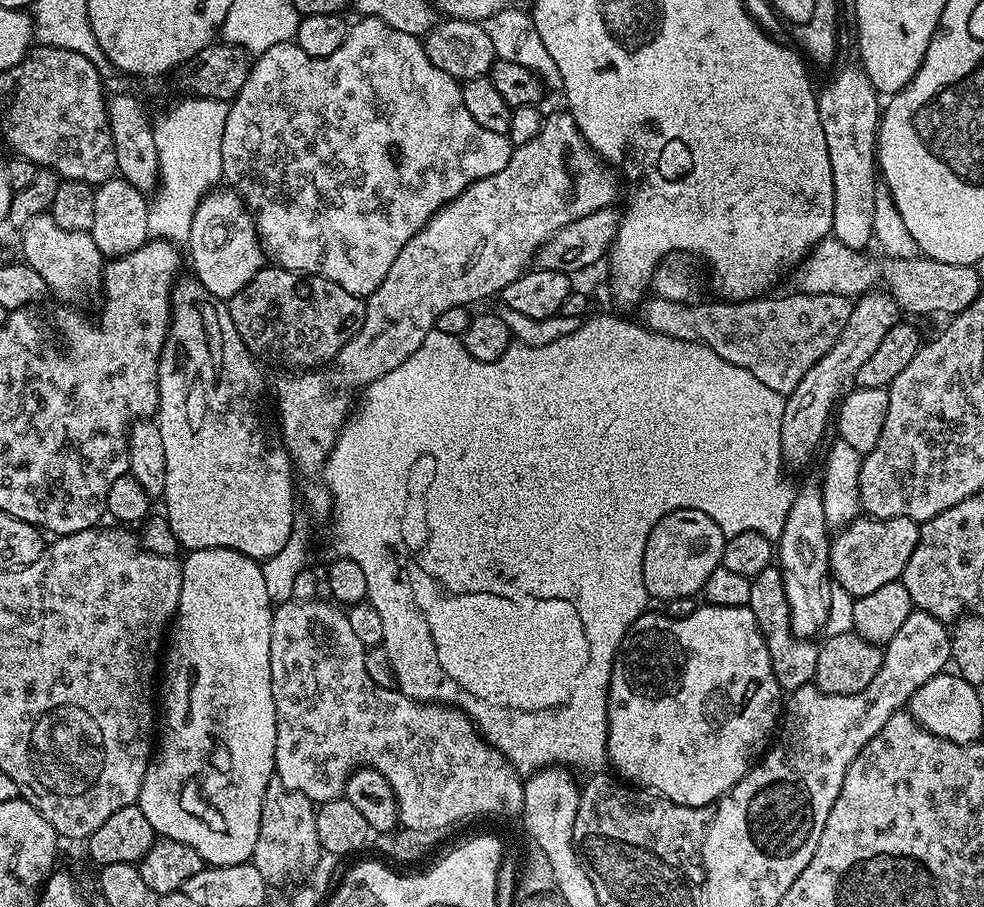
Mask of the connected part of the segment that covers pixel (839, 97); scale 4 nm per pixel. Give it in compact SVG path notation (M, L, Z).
M853 66L842 69L824 89L819 89L816 105L822 134L826 134L830 174L834 178L831 235L847 248L867 249L867 244L871 245L874 240L874 198L878 187L876 134L880 126L881 97L863 68Z

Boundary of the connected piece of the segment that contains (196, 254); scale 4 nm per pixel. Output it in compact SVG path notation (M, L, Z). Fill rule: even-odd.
M235 190L220 191L209 192L198 206L194 214L194 226L190 226L186 249L192 255L195 279L210 290L210 294L227 302L265 267L266 253L258 239L253 213L240 199L240 193Z

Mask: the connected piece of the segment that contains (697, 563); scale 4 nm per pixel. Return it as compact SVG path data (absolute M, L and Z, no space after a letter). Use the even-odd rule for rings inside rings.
M679 508L663 516L650 530L646 542L644 577L649 597L657 596L660 602L667 602L703 593L706 578L721 567L725 539L718 522L702 514L702 510Z

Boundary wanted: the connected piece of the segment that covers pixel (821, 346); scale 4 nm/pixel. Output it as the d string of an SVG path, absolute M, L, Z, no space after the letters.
M797 291L796 296L772 295L764 294L755 300L719 302L720 304L688 304L689 302L648 298L639 309L639 319L651 332L664 332L670 338L694 342L714 350L718 358L726 358L726 362L750 370L750 374L757 376L762 386L770 386L770 390L787 394L794 390L794 386L798 386L798 382L802 382L806 370L810 370L810 366L814 366L814 362L818 362L818 358L822 358L830 346L834 346L838 334L842 334L842 326L846 326L846 318L850 318L853 301L838 294L810 294L802 291Z

